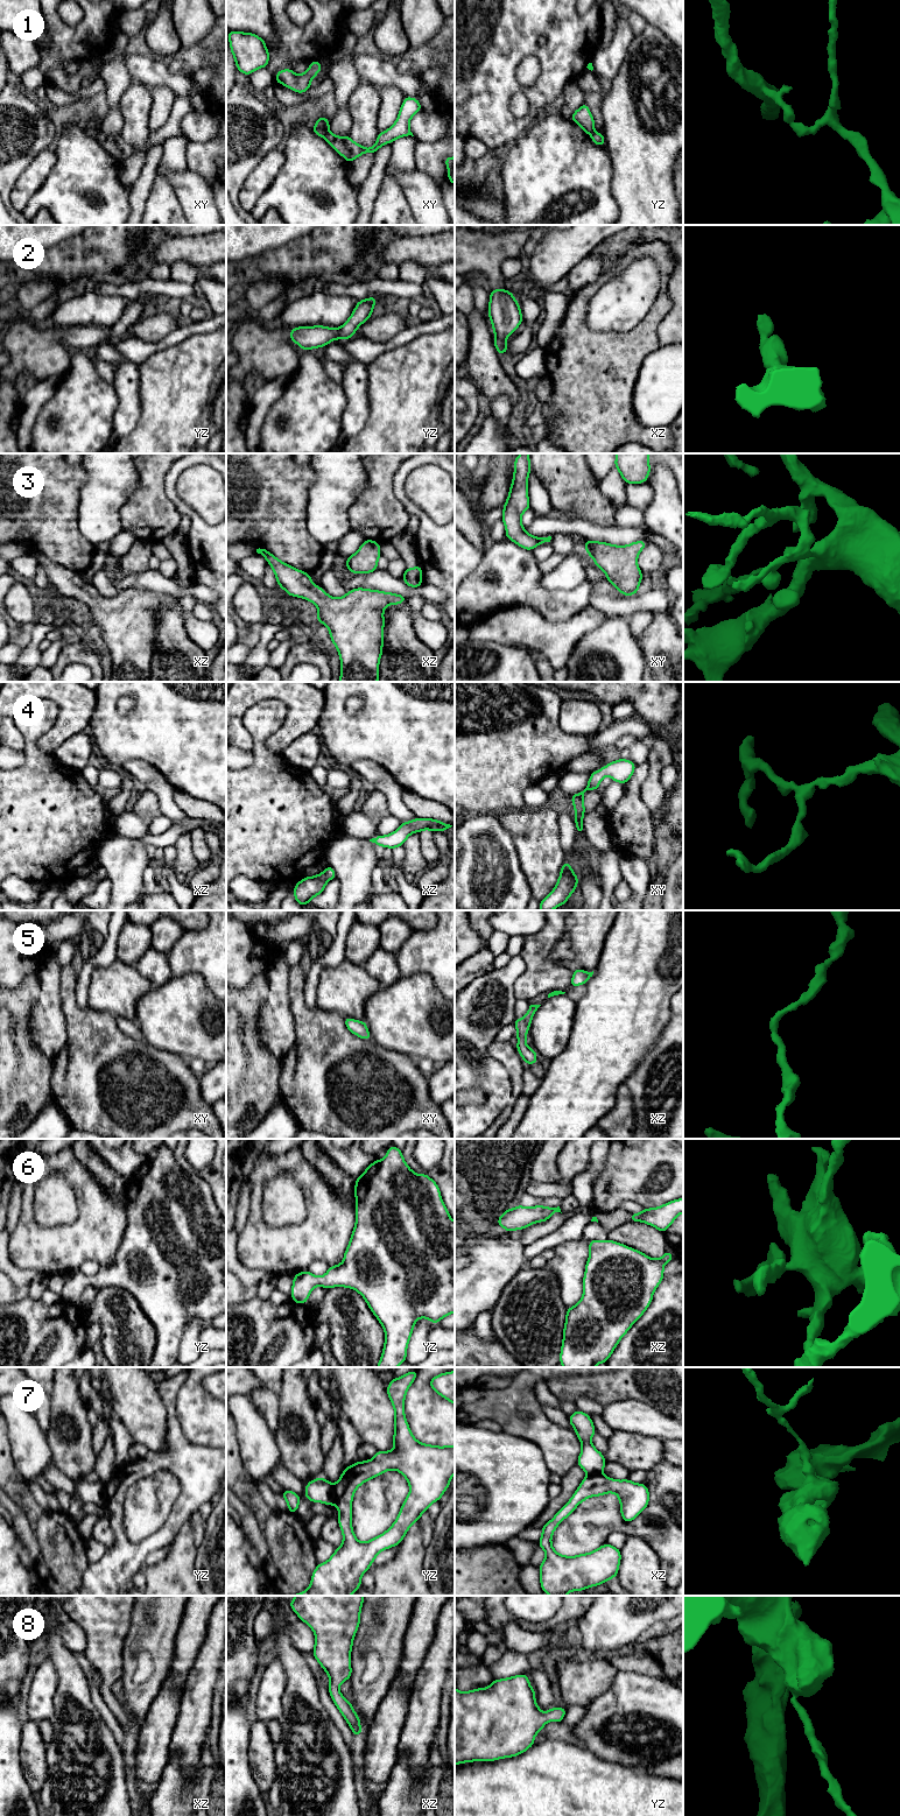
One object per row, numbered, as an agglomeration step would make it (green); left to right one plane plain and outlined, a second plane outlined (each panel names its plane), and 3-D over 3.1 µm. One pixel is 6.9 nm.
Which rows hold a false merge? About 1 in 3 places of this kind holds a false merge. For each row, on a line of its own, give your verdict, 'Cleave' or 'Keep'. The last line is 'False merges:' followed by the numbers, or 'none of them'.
1: Cleave
2: Keep
3: Keep
4: Keep
5: Keep
6: Keep
7: Cleave
8: Keep
False merges: 1, 7

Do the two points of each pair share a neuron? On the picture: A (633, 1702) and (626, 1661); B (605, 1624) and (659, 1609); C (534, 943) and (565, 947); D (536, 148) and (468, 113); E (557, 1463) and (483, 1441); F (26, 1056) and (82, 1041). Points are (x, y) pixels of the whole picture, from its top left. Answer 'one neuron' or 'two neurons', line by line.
A: two neurons
B: one neuron
C: two neurons
D: two neurons
E: two neurons
F: two neurons

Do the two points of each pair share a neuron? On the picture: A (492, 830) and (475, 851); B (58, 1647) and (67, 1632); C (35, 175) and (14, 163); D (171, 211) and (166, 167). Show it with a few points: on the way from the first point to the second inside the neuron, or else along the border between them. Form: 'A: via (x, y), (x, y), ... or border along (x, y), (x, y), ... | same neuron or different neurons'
A: via (487, 835), (479, 846) | same neuron
B: border along (58, 1623), (58, 1635), (72, 1653) | different neurons
C: border along (44, 149), (23, 170), (12, 190) | different neurons
D: via (162, 201), (162, 177) | same neuron

